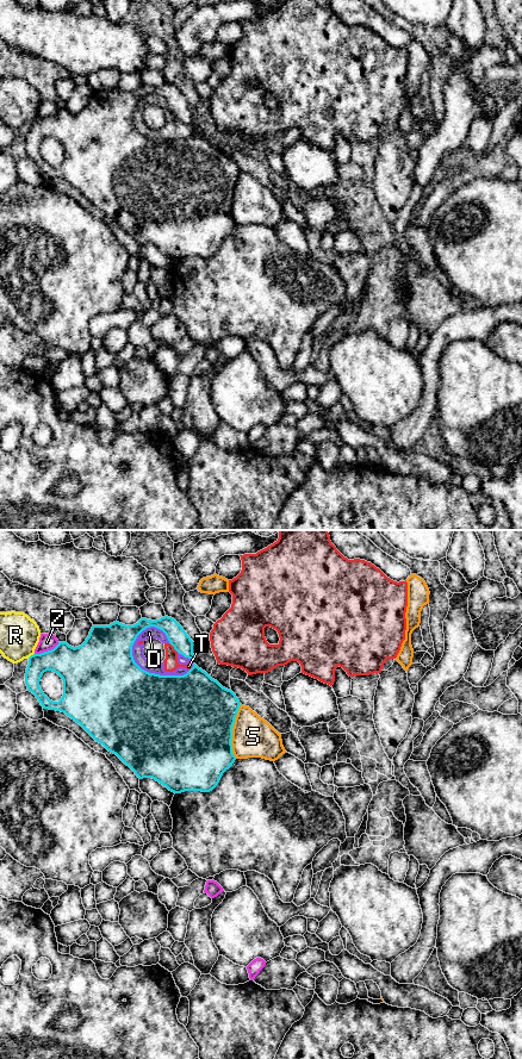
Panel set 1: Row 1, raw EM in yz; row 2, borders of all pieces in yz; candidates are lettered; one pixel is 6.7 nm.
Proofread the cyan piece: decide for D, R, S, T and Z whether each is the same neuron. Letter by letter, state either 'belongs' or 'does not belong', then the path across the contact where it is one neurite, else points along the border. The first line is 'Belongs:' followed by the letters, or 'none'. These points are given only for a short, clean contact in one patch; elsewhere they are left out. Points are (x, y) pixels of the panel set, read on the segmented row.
Belongs: none
D: does not belong
R: does not belong
S: does not belong
T: does not belong
Z: does not belong

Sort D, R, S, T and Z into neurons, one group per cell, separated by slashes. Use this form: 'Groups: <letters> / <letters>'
Groups: D T / R / S / Z

